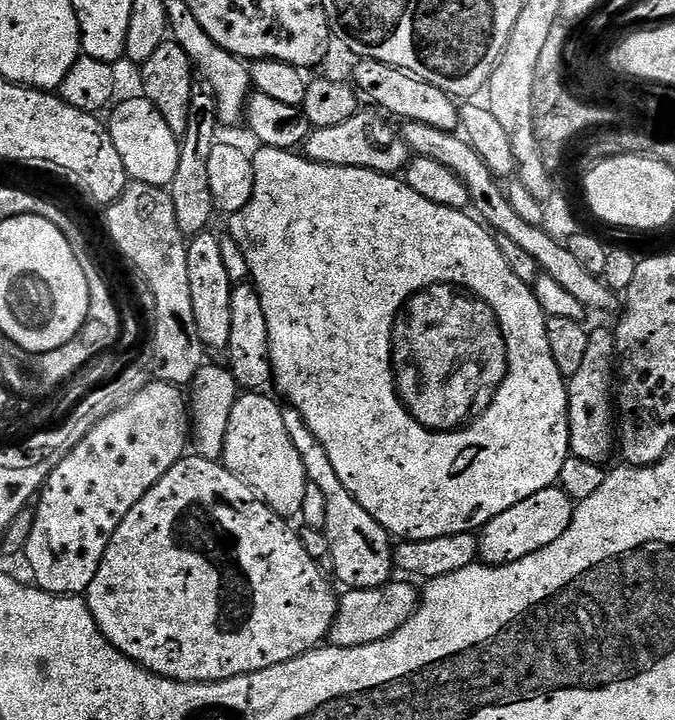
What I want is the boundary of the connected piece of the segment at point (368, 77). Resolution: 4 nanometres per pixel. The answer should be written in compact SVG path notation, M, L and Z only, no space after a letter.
M361 59L357 64L360 65L356 68L355 87L365 97L368 95L377 104L373 105L387 113L389 117L397 116L397 118L392 118L400 122L410 120L422 122L426 126L434 126L434 130L442 130L443 132L456 132L461 127L461 105L438 86L425 80L419 80L417 76L412 76L400 68L383 64L377 60Z

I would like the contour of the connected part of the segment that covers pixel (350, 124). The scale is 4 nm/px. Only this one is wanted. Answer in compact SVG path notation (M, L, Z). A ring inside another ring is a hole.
M361 110L355 116L346 118L346 122L341 122L338 126L313 130L308 136L308 141L302 145L302 152L305 152L303 155L318 166L337 170L365 168L365 173L368 174L403 173L410 159L407 142L398 128L395 128L397 127L395 123L389 122L379 111L371 111Z

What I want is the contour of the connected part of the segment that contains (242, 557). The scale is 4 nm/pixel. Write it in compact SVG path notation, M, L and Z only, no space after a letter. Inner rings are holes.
M195 454L179 460L140 499L138 506L134 506L134 510L130 510L130 514L122 518L122 526L114 530L114 538L110 538L110 546L106 546L106 554L98 566L98 574L94 574L94 582L90 582L86 593L88 609L90 614L94 614L94 622L98 622L98 630L102 630L105 638L118 651L126 654L126 658L140 664L147 672L187 684L209 684L226 678L238 678L242 674L290 662L313 648L321 647L328 640L328 632L336 617L338 596L337 593L332 593L333 581L306 552L297 529L292 529L288 524L291 523L278 515L273 508L269 508L244 481L239 480L229 468L225 468L223 463Z

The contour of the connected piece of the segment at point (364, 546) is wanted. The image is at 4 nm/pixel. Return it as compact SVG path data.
M284 408L284 421L286 434L290 434L290 442L294 442L294 450L298 450L298 458L302 458L302 466L308 475L308 483L318 486L326 498L326 516L322 527L328 536L330 554L333 555L333 573L335 579L345 585L345 589L354 588L380 588L393 579L394 573L394 540L388 531L381 526L374 517L363 508L342 486L342 478L338 478L330 457L322 447L322 442L314 438L310 426L295 408Z

